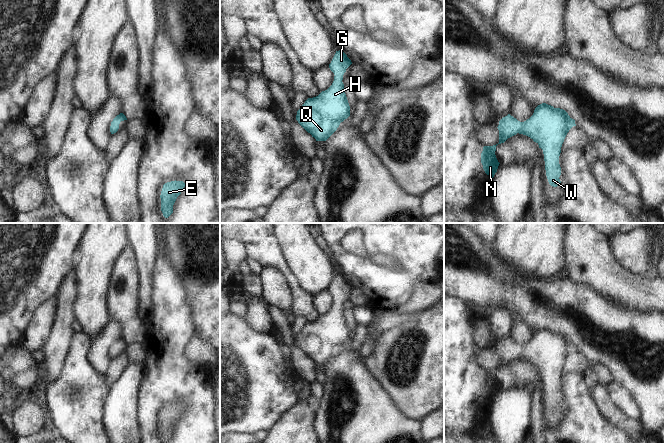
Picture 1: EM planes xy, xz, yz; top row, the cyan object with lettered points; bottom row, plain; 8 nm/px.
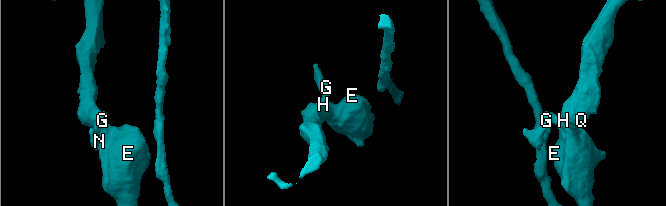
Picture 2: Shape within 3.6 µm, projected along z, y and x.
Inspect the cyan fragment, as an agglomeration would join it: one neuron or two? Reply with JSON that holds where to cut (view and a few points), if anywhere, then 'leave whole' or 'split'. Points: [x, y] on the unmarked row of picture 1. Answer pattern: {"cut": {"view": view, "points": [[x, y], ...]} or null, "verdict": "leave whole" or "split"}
{"cut": null, "verdict": "leave whole"}

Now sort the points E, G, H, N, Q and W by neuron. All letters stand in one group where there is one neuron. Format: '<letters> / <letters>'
E G H N Q W

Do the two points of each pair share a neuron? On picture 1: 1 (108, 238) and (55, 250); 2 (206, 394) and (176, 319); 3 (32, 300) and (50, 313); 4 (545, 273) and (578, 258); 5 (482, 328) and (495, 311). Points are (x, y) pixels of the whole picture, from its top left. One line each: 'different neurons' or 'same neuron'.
1: different neurons
2: same neuron
3: different neurons
4: different neurons
5: different neurons

